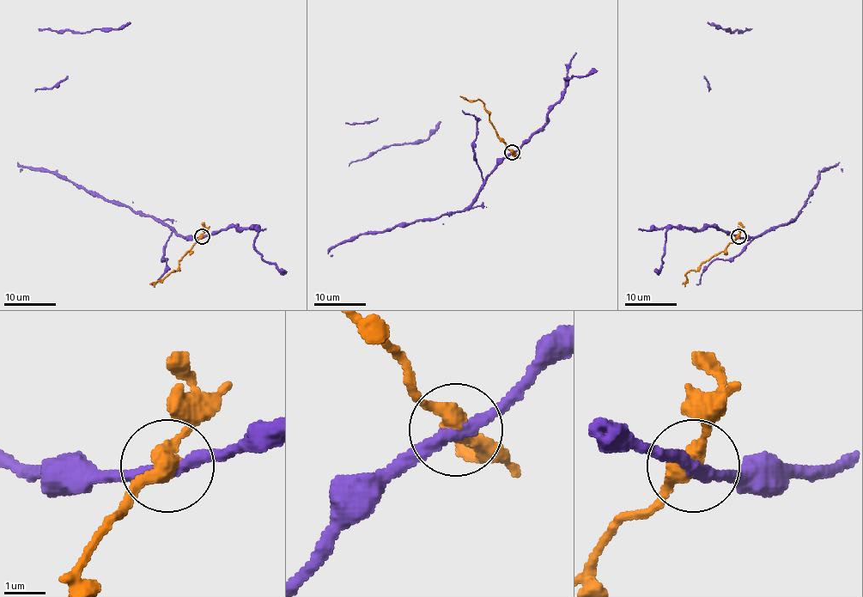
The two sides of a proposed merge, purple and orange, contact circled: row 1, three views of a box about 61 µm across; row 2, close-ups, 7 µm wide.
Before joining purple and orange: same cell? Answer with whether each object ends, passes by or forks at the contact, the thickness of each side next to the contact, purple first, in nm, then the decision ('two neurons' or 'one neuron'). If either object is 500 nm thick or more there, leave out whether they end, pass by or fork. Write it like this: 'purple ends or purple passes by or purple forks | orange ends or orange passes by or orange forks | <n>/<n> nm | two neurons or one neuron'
purple passes by | orange passes by | 300/380 nm | two neurons

